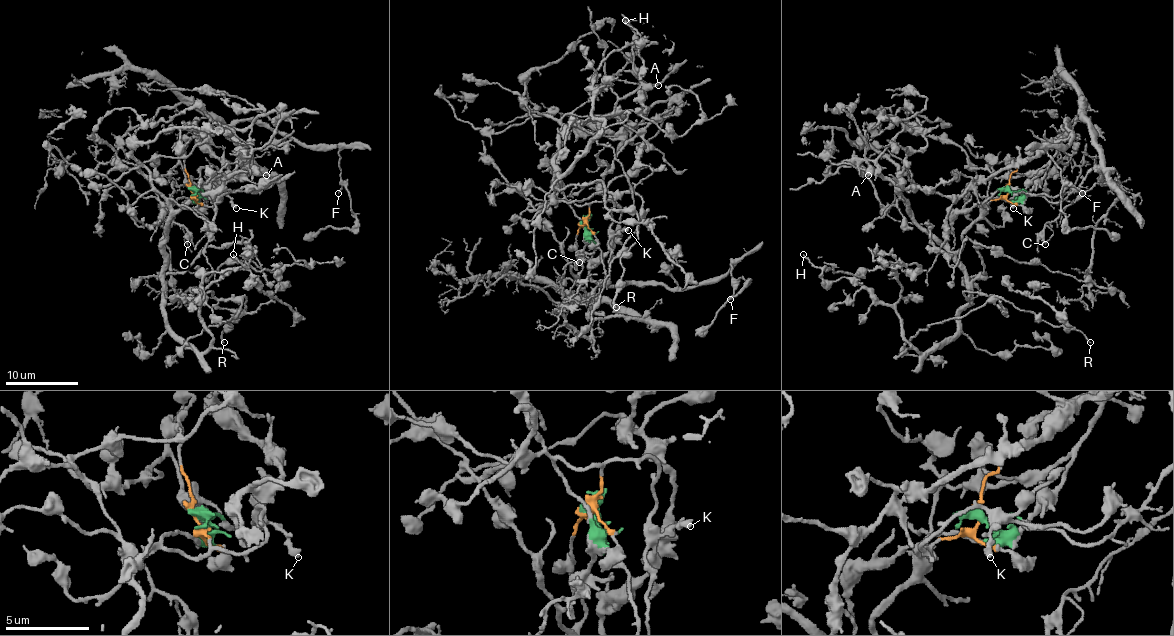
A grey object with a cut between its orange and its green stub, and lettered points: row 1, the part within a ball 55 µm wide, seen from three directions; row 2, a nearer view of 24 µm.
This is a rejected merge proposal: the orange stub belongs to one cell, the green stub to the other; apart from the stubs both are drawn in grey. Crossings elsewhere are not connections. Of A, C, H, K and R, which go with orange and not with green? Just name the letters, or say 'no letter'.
A, H, K, R

